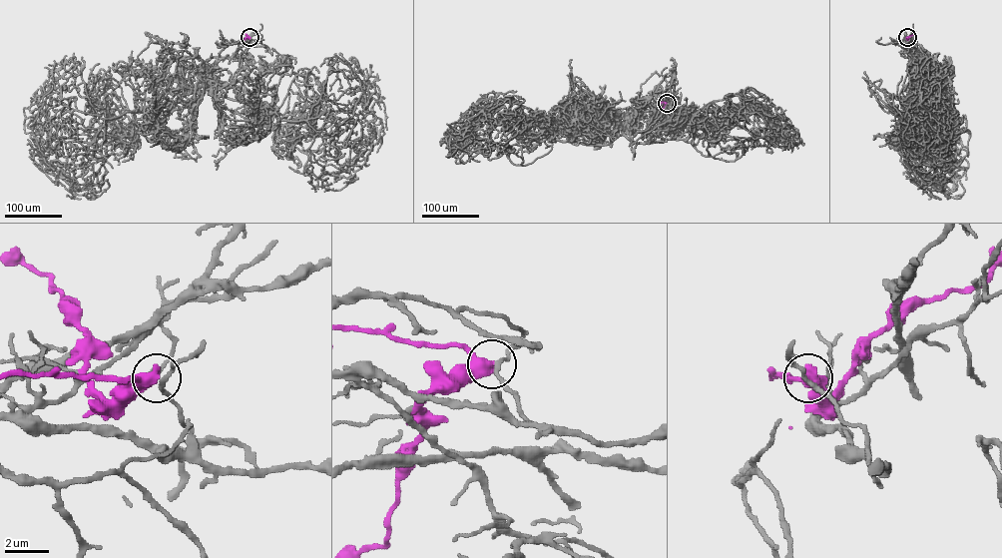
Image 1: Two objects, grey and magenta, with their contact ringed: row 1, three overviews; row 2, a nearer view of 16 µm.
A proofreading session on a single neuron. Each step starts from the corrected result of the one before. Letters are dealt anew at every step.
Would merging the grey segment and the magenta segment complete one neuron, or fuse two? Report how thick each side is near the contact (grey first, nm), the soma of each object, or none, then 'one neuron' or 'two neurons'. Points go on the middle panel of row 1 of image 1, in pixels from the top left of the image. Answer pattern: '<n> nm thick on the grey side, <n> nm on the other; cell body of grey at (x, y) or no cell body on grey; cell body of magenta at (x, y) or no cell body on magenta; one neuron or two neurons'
160 nm thick on the grey side, 440 nm on the other; cell body of grey at (598, 145); no cell body on magenta; two neurons

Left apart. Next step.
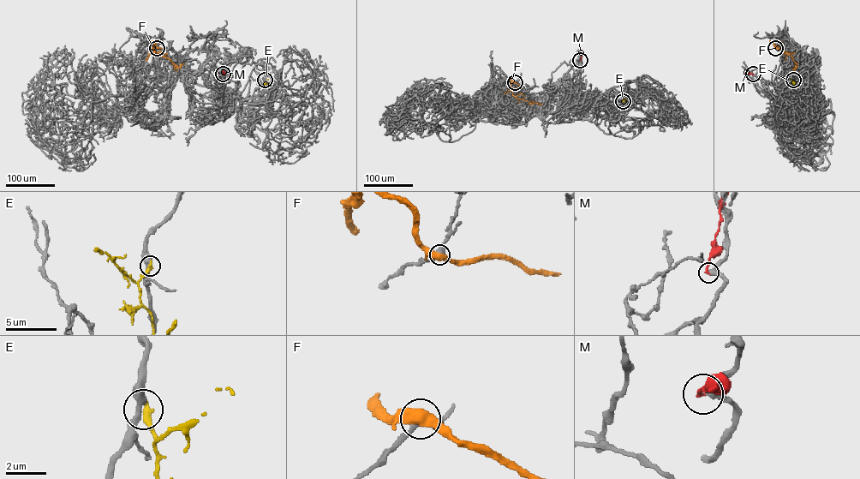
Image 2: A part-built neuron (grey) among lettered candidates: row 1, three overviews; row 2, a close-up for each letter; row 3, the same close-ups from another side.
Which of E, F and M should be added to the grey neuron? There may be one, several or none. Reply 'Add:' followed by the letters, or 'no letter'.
Add: no letter

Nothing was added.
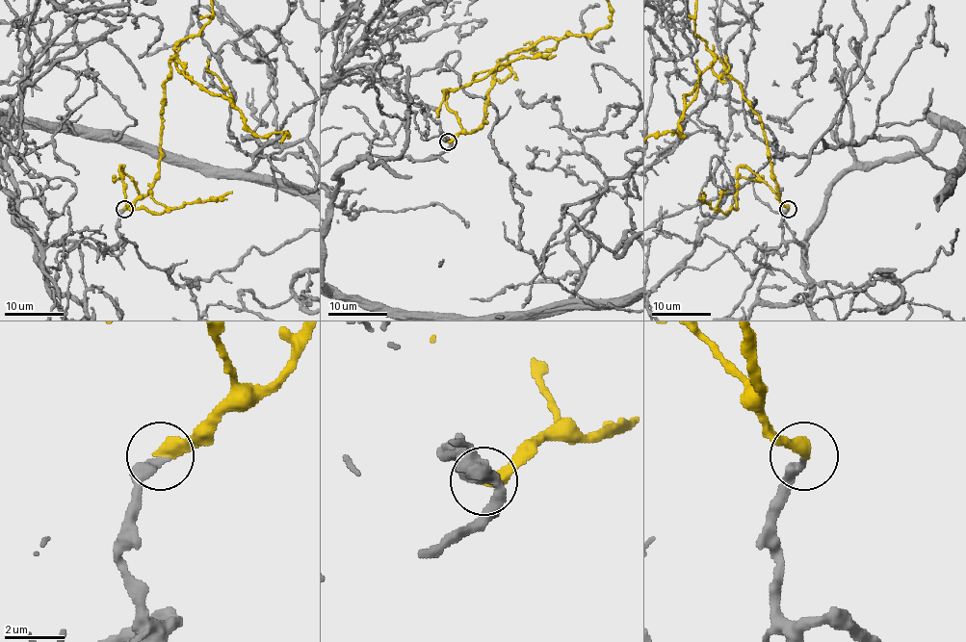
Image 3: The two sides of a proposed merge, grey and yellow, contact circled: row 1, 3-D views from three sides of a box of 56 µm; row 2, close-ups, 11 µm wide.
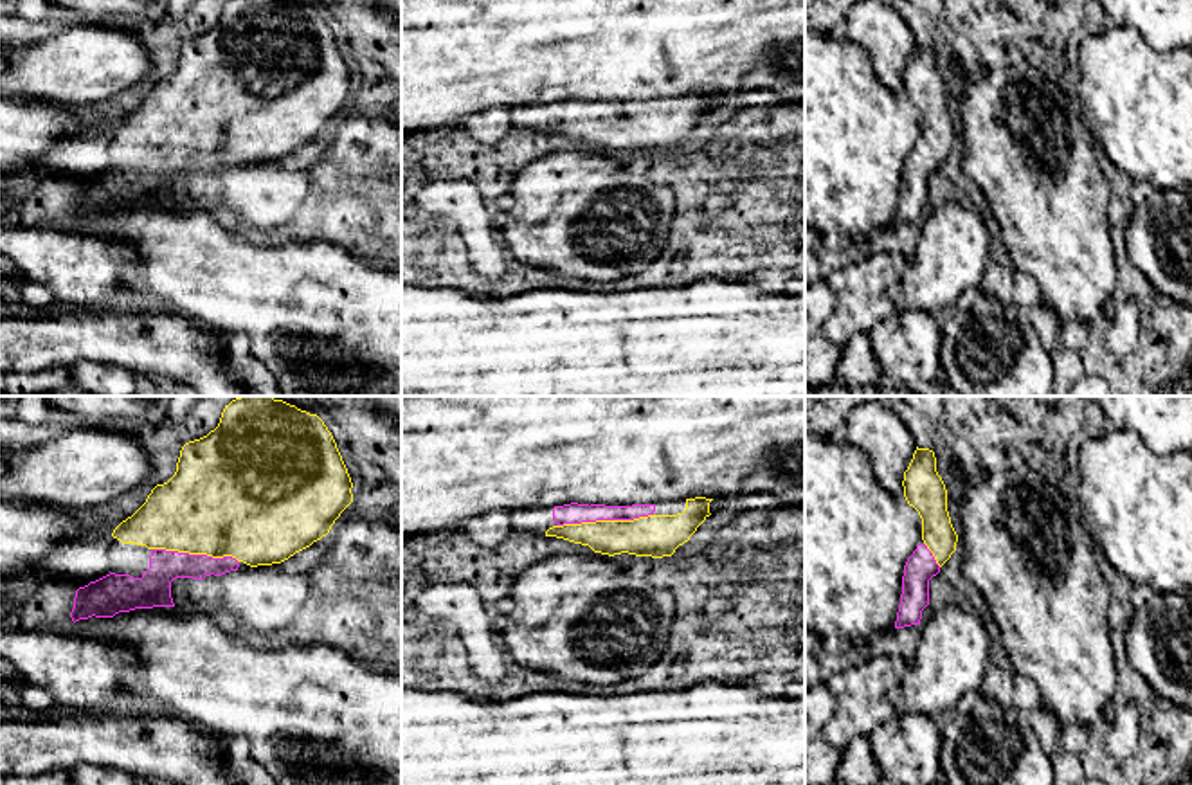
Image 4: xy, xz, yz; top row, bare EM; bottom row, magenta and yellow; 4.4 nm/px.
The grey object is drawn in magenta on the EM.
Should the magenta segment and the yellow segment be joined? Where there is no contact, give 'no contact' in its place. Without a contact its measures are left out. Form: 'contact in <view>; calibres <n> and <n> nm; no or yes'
contact in xz; calibres 100 and 190 nm; yes

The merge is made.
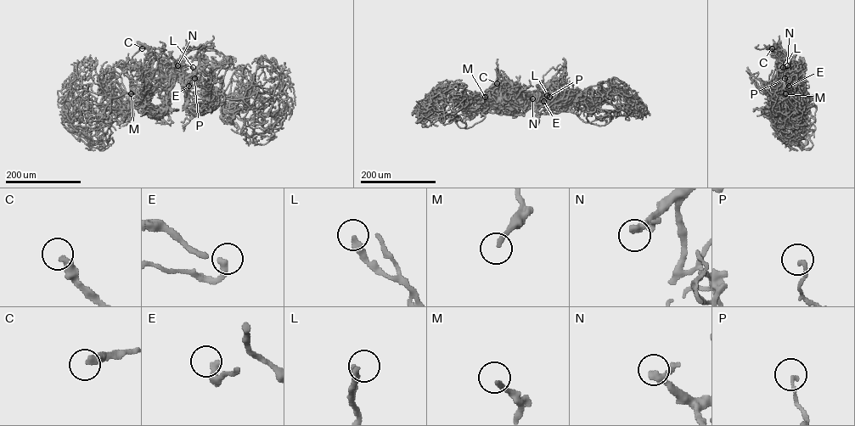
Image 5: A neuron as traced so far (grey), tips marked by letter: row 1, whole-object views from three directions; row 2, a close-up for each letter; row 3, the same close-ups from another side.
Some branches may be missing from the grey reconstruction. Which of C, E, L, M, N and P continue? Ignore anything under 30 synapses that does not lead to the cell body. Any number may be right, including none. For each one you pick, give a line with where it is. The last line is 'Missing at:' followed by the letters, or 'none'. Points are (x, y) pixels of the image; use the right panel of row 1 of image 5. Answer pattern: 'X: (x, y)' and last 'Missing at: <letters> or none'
C: (772, 48)
M: (785, 93)
N: (787, 65)
Missing at: C, M, N

